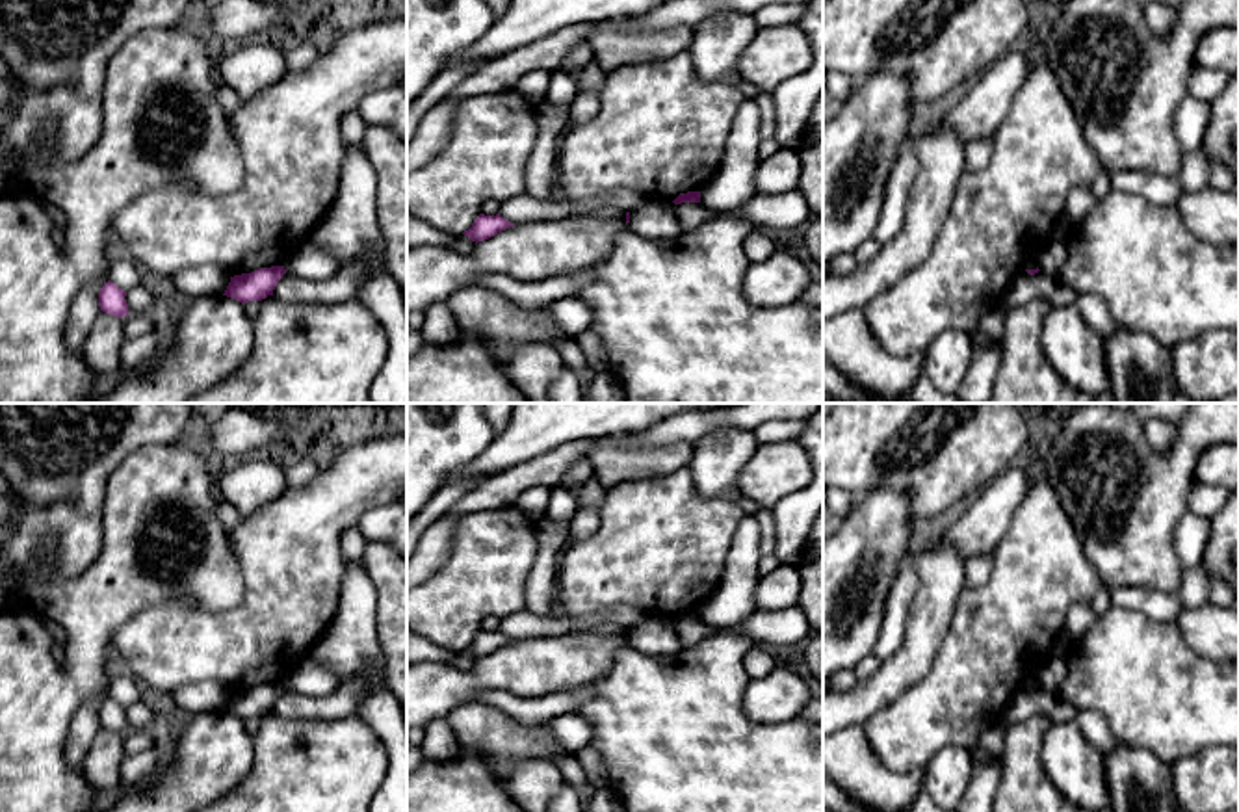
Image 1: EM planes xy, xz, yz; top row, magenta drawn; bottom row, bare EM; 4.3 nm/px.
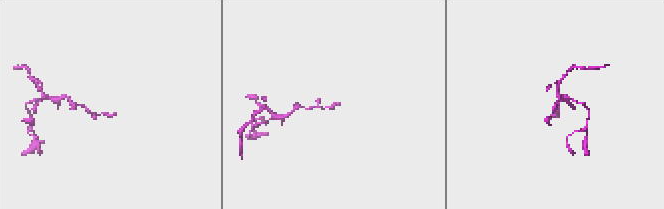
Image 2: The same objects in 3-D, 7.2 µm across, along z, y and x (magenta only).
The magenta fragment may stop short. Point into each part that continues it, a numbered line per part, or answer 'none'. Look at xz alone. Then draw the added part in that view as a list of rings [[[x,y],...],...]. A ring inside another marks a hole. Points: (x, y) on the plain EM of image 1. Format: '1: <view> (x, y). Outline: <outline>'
none

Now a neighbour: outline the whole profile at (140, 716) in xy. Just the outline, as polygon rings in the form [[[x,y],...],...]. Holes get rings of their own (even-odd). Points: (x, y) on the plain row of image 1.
[[[136,702],[124,712],[130,730],[149,730],[156,721],[152,710],[143,702]]]

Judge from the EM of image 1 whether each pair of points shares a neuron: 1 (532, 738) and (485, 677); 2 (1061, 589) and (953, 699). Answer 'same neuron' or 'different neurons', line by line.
1: different neurons
2: same neuron

